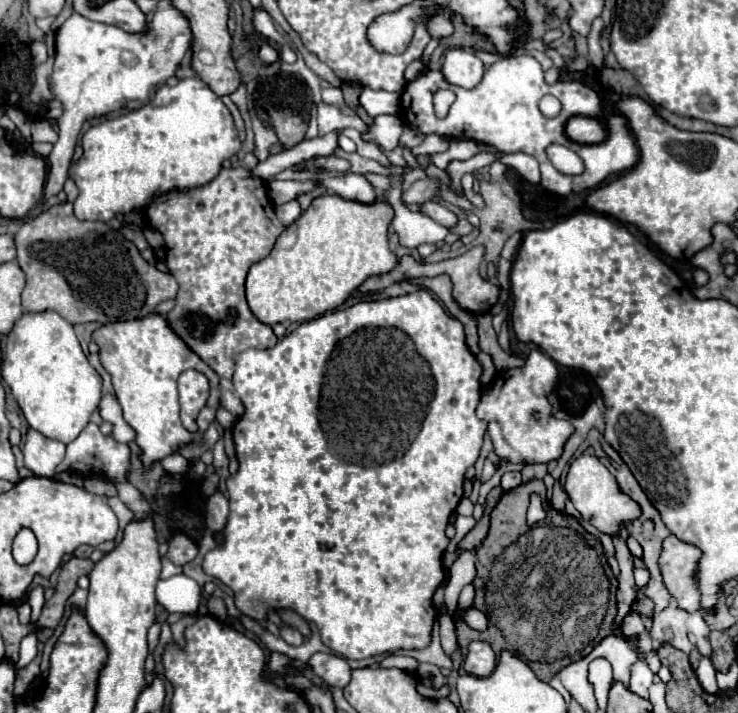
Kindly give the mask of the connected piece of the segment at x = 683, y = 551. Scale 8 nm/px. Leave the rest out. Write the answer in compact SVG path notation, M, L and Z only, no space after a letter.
M669 536L663 540L663 552L659 558L663 582L673 596L679 598L679 606L687 612L697 612L701 606L699 592L699 560L703 552L679 540L677 536Z

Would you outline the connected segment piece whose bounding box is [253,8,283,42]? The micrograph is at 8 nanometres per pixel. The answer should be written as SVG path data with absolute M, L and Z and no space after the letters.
M255 8L253 10L253 28L273 42L283 42L283 38L277 34L275 24L271 22L271 16L265 12L265 8Z

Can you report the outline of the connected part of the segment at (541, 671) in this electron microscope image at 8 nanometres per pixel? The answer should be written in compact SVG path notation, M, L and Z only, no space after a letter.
M565 658L559 660L559 662L553 662L553 664L543 664L543 662L527 662L527 664L529 664L529 668L537 674L539 680L549 682L549 680L565 666Z

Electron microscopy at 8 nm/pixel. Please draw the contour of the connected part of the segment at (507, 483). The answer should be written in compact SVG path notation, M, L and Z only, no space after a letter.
M505 472L501 478L501 488L503 490L513 490L521 484L521 474L519 472Z

